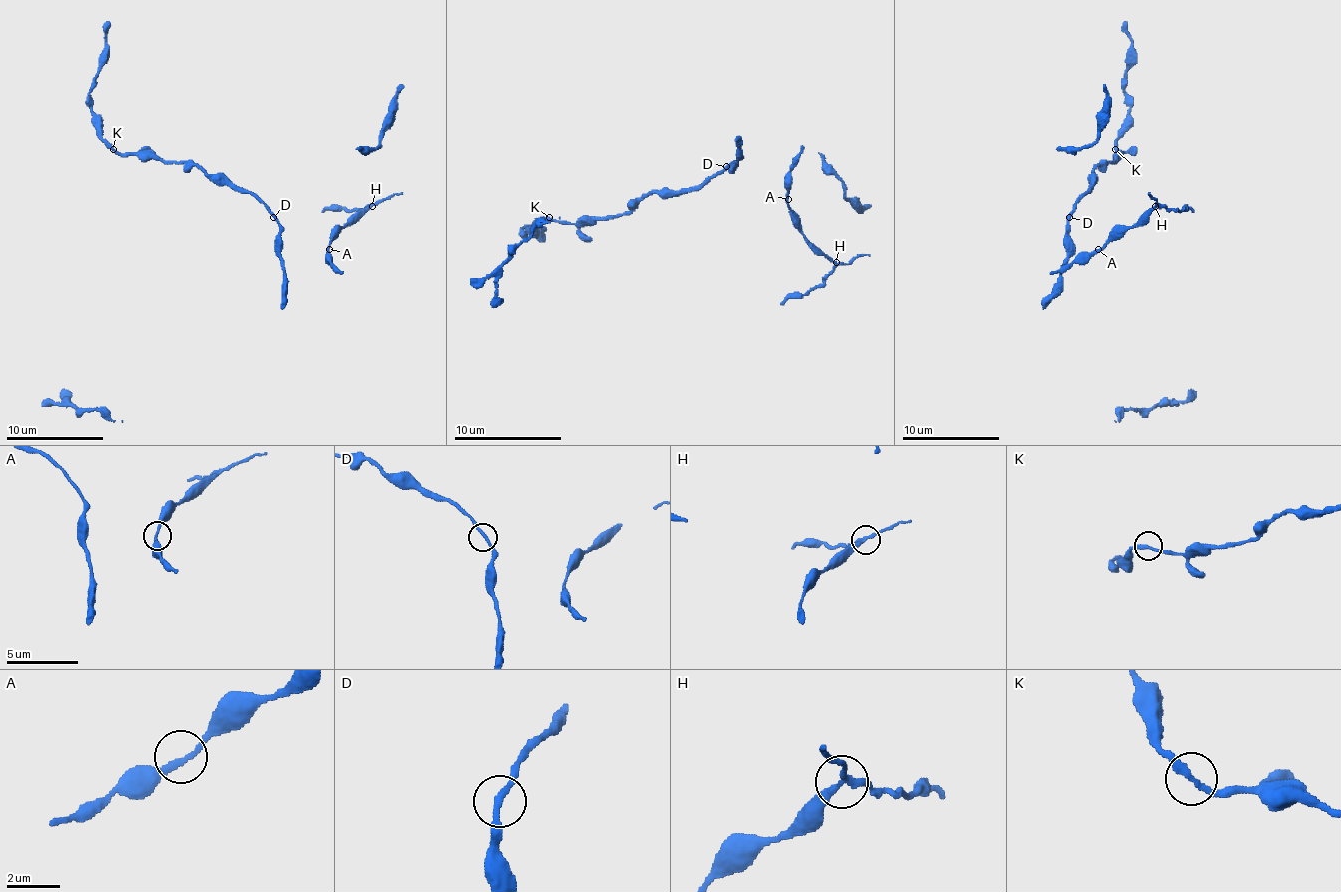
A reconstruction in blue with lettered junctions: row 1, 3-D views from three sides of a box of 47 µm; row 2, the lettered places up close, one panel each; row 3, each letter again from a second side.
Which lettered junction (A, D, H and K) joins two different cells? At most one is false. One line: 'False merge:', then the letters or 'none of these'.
False merge: H

